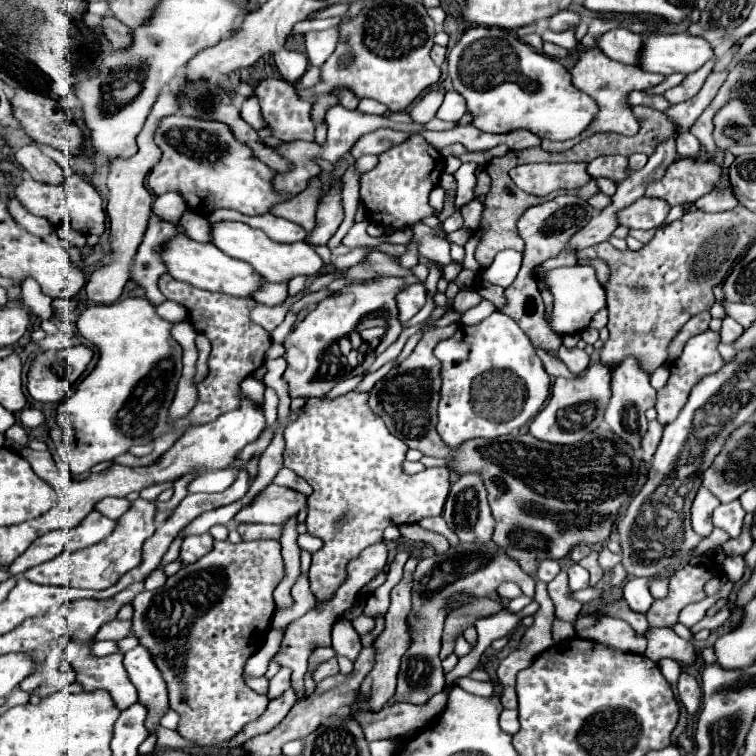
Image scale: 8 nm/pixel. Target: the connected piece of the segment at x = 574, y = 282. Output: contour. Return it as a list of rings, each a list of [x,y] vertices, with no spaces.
[[[588,264],[564,266],[564,268],[552,268],[552,270],[544,270],[542,266],[536,266],[534,278],[538,282],[542,282],[554,298],[550,326],[556,334],[578,334],[578,332],[586,330],[592,316],[604,308],[604,288],[600,288],[596,270]]]

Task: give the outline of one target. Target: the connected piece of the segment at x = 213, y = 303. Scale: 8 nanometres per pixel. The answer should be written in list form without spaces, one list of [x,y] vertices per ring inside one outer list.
[[[170,274],[160,276],[158,288],[166,298],[176,300],[182,306],[186,304],[190,324],[196,328],[196,332],[204,334],[212,342],[212,352],[208,358],[210,372],[198,384],[198,404],[192,408],[190,414],[174,420],[170,426],[172,430],[168,430],[168,432],[182,430],[190,424],[206,424],[224,412],[240,408],[240,400],[242,400],[240,382],[246,376],[254,374],[264,364],[264,354],[272,344],[270,334],[262,326],[258,326],[250,320],[250,310],[256,306],[256,302],[252,298],[228,298],[226,294],[204,292],[186,282],[174,280]]]

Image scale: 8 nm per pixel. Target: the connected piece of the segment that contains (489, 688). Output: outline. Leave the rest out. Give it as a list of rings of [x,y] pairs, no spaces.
[[[464,676],[464,678],[458,678],[456,680],[456,686],[460,686],[462,690],[470,692],[470,694],[476,694],[476,696],[492,696],[494,694],[494,686],[492,682],[480,682],[480,680],[474,680],[470,676]]]

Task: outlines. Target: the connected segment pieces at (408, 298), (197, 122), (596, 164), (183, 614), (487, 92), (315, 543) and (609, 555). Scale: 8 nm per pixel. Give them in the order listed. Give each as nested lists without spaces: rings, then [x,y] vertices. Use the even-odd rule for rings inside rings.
[[[412,284],[410,288],[398,292],[396,296],[396,304],[398,304],[398,320],[404,324],[406,320],[410,320],[426,302],[426,294],[424,294],[424,286],[422,284]]]
[[[172,114],[160,120],[154,138],[162,148],[162,160],[148,176],[148,186],[156,196],[178,192],[186,204],[202,216],[216,208],[234,208],[249,216],[260,215],[288,200],[272,188],[276,170],[258,160],[250,146],[238,142],[224,122]]]
[[[600,156],[588,164],[588,174],[594,178],[610,178],[620,184],[624,178],[628,178],[628,156]]]
[[[228,540],[224,542],[214,542],[214,548],[212,552],[208,552],[204,558],[200,558],[198,562],[194,564],[188,564],[188,566],[182,566],[176,574],[168,576],[166,584],[158,590],[152,590],[152,592],[140,592],[134,600],[132,600],[132,606],[134,606],[134,618],[132,618],[132,634],[138,638],[140,646],[144,646],[152,658],[154,658],[154,664],[158,666],[158,670],[162,672],[162,678],[168,686],[168,696],[170,696],[170,708],[176,710],[180,714],[180,726],[178,726],[178,732],[200,744],[200,746],[214,746],[222,740],[228,740],[232,736],[236,736],[248,722],[256,720],[268,706],[268,698],[266,696],[260,696],[258,692],[250,690],[244,680],[242,680],[242,672],[244,672],[244,664],[246,660],[256,654],[264,640],[266,640],[266,634],[270,630],[270,620],[272,620],[272,614],[276,610],[274,606],[274,600],[272,600],[272,592],[274,588],[278,586],[278,582],[284,578],[284,562],[282,562],[282,554],[280,554],[280,542],[276,540],[264,540],[264,542],[238,542],[238,544],[230,544]]]
[[[488,26],[468,28],[456,42],[456,46],[450,50],[446,60],[454,90],[466,98],[468,112],[474,116],[472,124],[484,132],[502,134],[514,128],[528,128],[534,134],[546,136],[550,140],[568,140],[578,136],[592,122],[596,114],[596,102],[572,86],[570,72],[558,60],[548,58],[542,52],[536,52],[534,48],[520,42],[512,32],[504,28],[488,28]]]
[[[305,533],[298,536],[297,544],[302,550],[312,553],[319,550],[322,547],[323,542],[319,538]]]
[[[602,548],[602,552],[600,552],[600,566],[602,566],[604,570],[612,570],[620,560],[622,560],[620,554],[614,554],[614,552],[610,552],[608,548]]]

